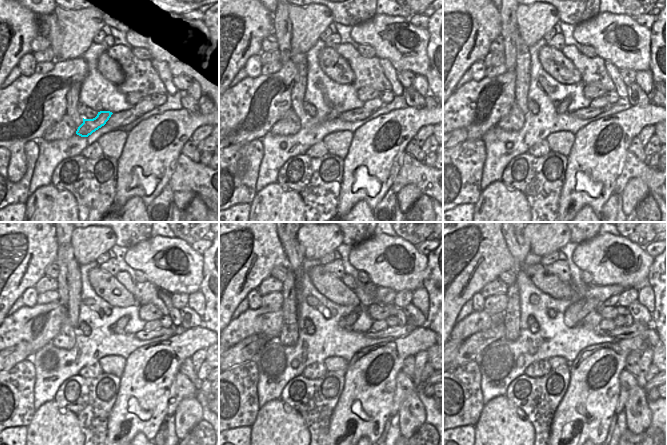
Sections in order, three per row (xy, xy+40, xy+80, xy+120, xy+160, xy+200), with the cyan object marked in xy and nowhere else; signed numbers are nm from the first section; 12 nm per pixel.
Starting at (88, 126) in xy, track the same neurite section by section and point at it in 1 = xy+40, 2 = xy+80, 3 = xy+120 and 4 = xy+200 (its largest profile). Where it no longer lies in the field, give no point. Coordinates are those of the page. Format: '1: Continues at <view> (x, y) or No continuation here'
1: Continues at xy+40 (333, 114)
2: Continues at xy+80 (561, 107)
3: Continues at xy+120 (118, 328)
4: Continues at xy+200 (589, 305)

